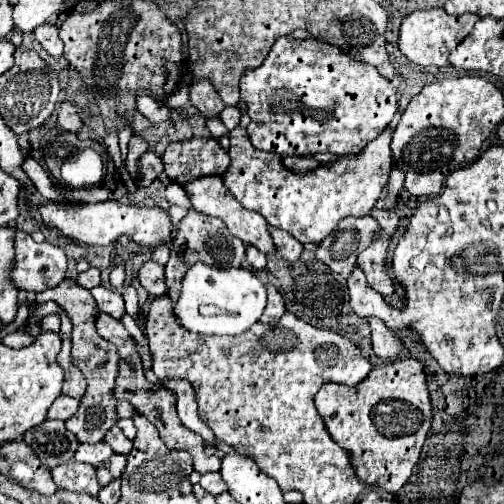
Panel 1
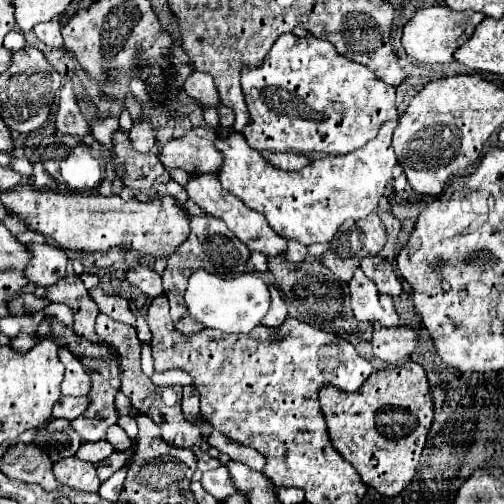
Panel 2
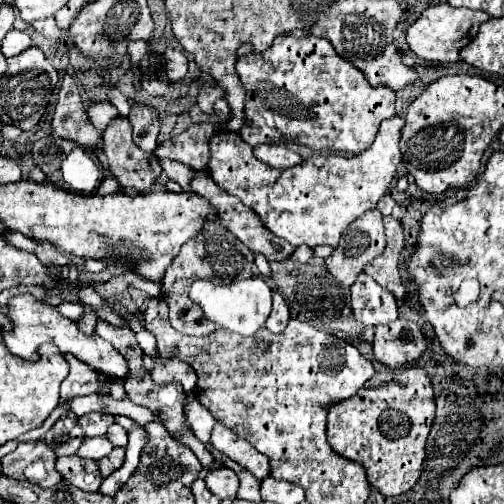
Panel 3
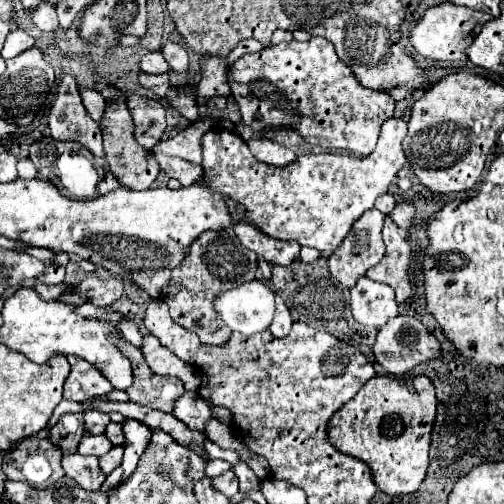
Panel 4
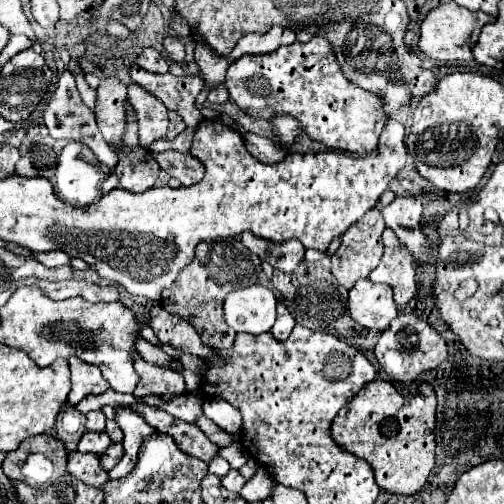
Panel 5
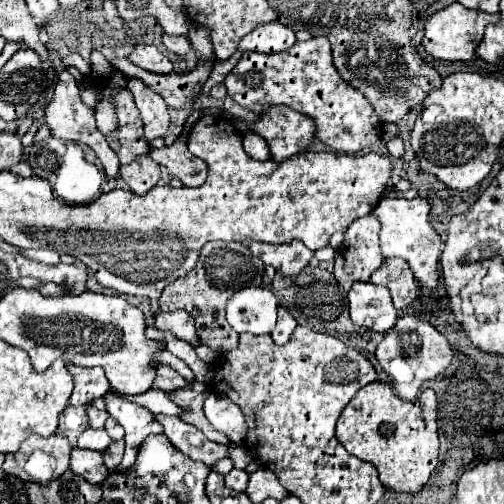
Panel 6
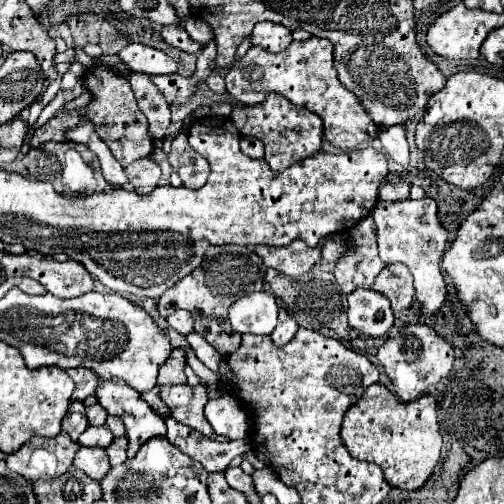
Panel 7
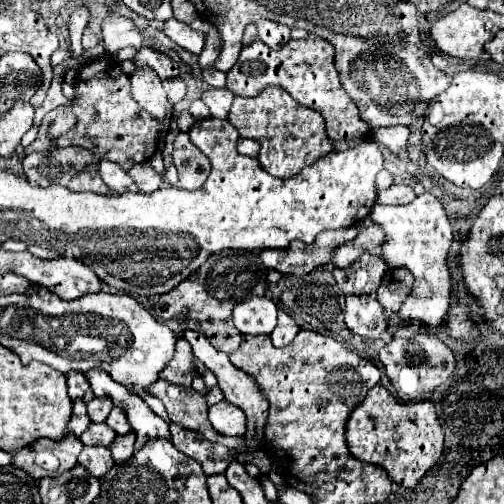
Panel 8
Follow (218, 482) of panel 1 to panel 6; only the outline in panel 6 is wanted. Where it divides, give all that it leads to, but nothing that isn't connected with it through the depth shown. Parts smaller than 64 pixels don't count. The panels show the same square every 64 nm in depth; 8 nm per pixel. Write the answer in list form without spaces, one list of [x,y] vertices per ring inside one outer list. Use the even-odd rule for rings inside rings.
[[[230,470],[226,476],[226,486],[232,490],[246,490],[248,486],[248,474],[244,470]]]

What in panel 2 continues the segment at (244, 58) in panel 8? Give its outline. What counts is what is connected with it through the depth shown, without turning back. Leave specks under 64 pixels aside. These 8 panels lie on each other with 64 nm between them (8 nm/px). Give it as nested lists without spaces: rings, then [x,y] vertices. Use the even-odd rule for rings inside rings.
[[[282,34],[260,66],[242,68],[242,88],[250,120],[242,134],[250,148],[270,152],[326,152],[326,154],[348,154],[372,138],[376,138],[380,126],[386,120],[396,120],[398,110],[394,106],[394,88],[376,80],[368,68],[346,60],[336,52],[328,40],[314,36],[296,38],[294,34]]]

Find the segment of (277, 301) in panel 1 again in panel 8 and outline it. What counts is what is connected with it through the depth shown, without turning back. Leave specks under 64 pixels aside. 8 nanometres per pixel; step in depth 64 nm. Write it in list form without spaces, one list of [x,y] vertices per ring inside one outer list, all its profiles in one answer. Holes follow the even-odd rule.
[[[280,310],[280,312],[278,312],[278,326],[276,326],[274,332],[270,334],[270,336],[272,336],[272,344],[274,344],[276,348],[282,348],[282,346],[290,344],[298,332],[300,332],[298,324],[296,324],[288,314],[284,314],[284,312]]]

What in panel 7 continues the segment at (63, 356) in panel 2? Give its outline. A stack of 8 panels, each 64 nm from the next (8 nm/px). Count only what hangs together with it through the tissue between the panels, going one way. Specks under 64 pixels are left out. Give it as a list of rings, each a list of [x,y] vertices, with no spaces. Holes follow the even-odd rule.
[[[74,368],[68,370],[68,376],[74,380],[74,392],[72,392],[72,400],[80,400],[84,402],[86,396],[96,392],[96,372],[88,370],[88,368]]]

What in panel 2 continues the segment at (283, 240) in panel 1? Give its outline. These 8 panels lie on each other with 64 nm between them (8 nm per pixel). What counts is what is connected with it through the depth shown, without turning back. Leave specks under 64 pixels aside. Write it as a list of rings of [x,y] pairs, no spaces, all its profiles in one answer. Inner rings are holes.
[[[288,242],[288,250],[286,250],[286,260],[290,262],[302,262],[308,256],[308,248],[296,242]]]

